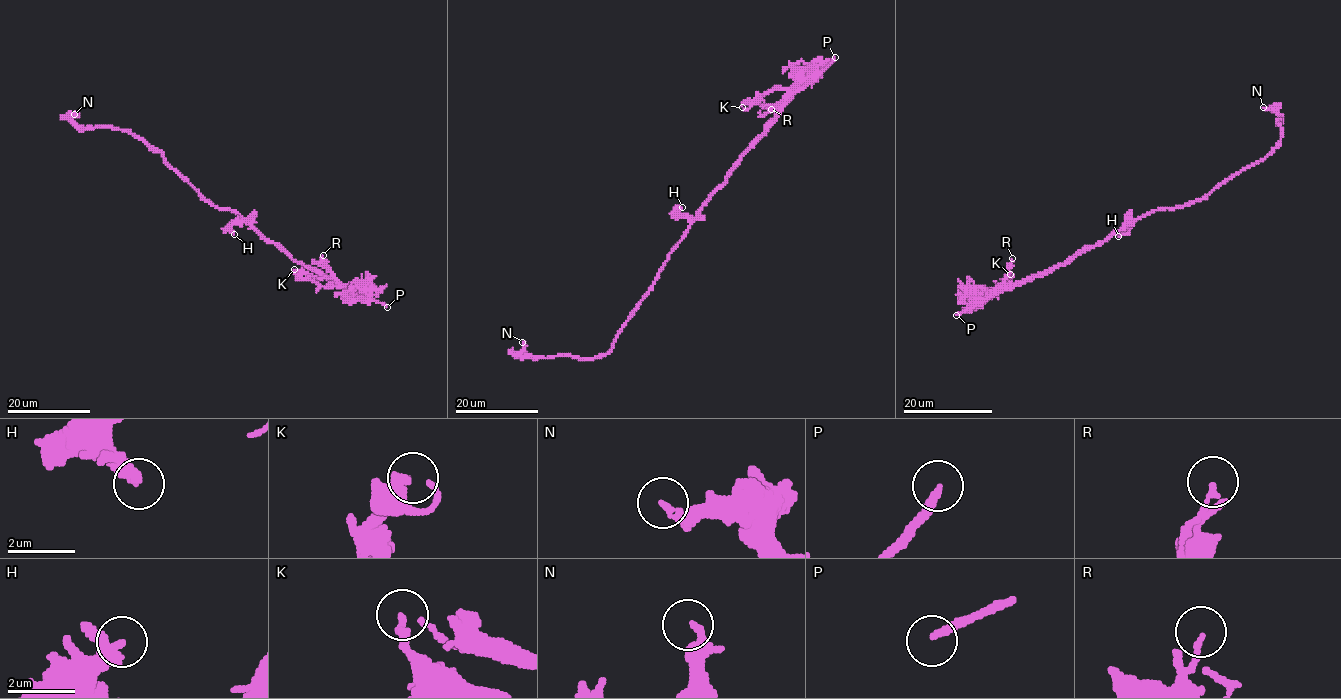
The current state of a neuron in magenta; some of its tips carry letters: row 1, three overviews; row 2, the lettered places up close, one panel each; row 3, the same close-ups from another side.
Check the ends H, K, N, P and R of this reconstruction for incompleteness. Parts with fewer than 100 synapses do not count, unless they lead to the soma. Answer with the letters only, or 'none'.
P

